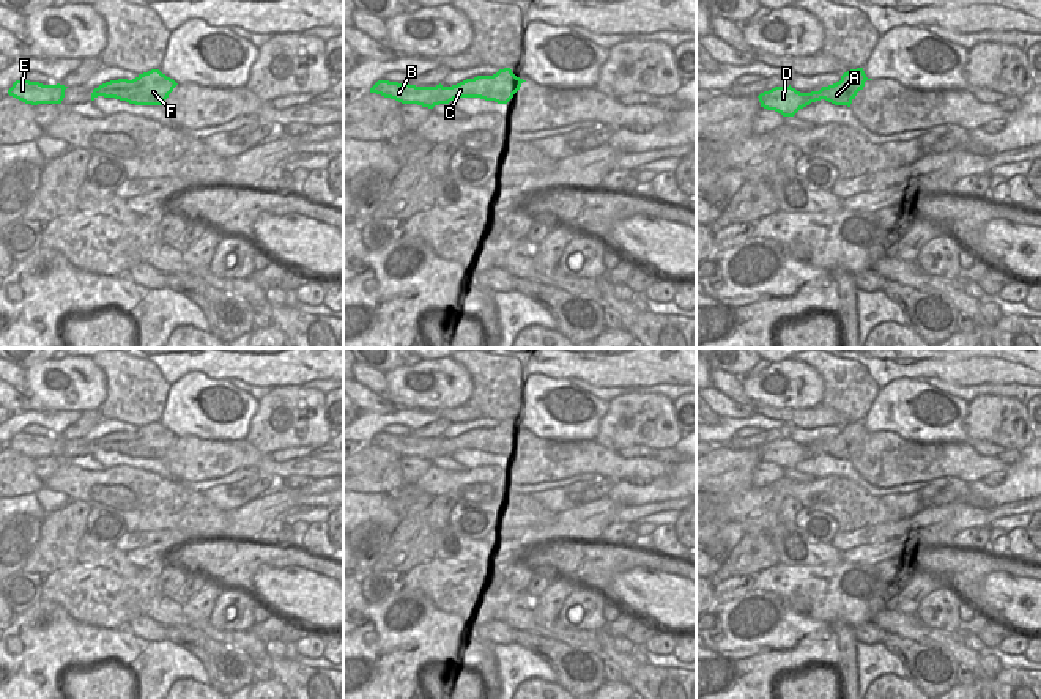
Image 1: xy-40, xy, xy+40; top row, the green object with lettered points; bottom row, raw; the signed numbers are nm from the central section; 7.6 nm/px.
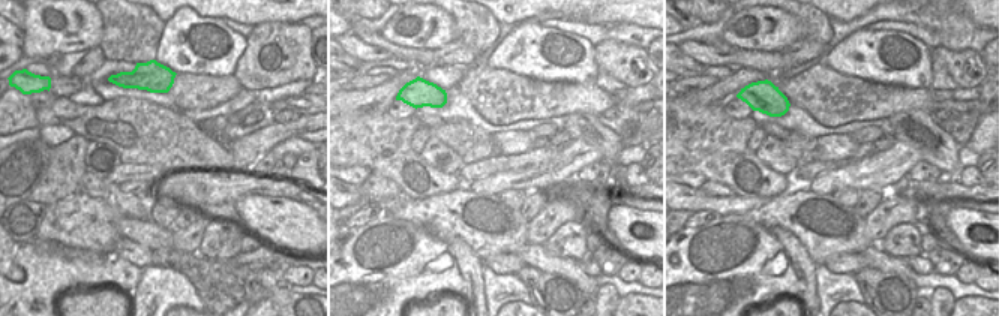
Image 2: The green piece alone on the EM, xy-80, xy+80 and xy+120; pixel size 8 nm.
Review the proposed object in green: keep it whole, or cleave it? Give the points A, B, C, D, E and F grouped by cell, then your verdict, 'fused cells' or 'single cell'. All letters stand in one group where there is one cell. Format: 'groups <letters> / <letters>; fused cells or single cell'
groups A C F / B D E; fused cells

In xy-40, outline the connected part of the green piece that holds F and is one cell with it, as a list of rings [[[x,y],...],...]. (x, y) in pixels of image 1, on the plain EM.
[[[159,422],[139,427],[135,431],[110,433],[91,446],[91,453],[98,449],[115,450],[135,458],[162,458],[178,436]]]

